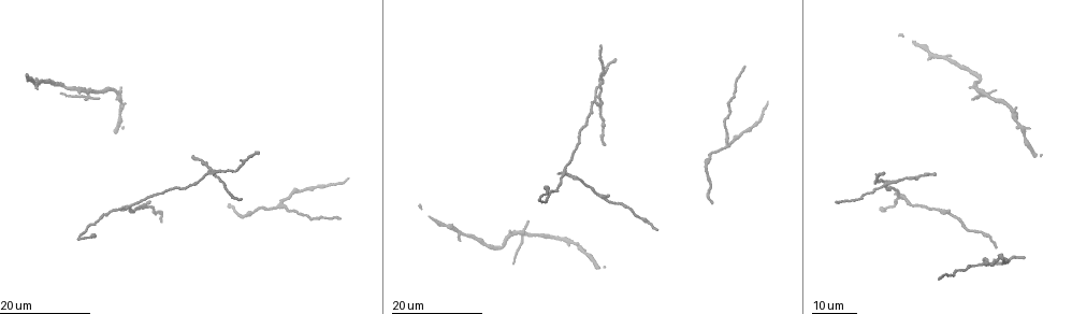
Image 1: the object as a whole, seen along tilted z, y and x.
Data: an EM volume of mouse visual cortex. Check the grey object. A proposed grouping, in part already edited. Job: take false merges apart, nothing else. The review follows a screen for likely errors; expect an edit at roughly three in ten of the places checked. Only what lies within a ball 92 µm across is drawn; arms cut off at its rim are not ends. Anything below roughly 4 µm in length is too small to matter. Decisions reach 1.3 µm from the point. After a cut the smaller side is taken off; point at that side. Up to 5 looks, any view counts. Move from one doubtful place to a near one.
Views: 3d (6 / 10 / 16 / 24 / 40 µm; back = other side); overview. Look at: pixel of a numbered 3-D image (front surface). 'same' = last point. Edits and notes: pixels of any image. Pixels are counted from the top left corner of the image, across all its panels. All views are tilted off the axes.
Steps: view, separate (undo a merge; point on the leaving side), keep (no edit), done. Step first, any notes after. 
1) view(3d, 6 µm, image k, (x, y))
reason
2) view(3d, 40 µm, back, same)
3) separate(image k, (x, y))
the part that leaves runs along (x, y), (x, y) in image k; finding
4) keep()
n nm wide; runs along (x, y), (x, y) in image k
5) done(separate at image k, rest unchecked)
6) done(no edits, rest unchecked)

view(3d, 24 µm, image 1, (127, 210))
four arms meet

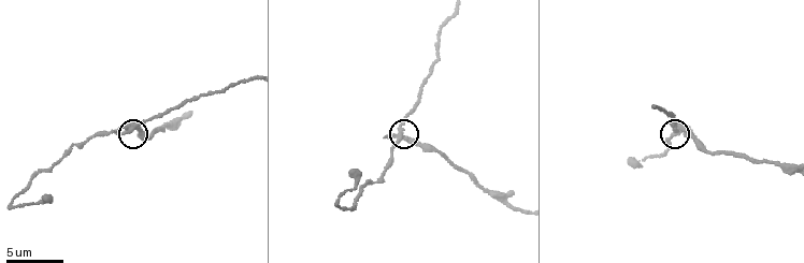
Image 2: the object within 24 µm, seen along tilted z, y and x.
view(3d, 10 µm, image 2, (399, 135))

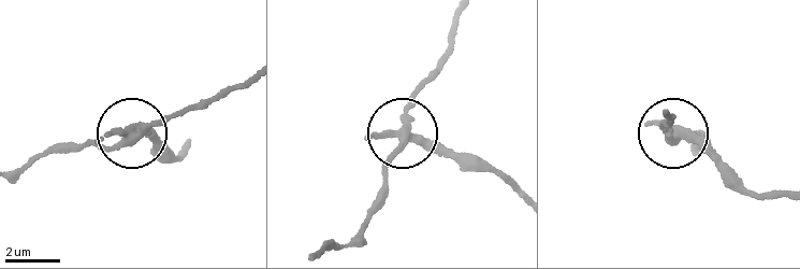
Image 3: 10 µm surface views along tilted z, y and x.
separate(image 3, (164, 125))
270 nm wide; the part that leaves runs along (129, 135), (245, 85) in image 3; a second neuron is stuck on

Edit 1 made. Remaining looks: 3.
view(3d, 24 µm, image 1, (87, 93))

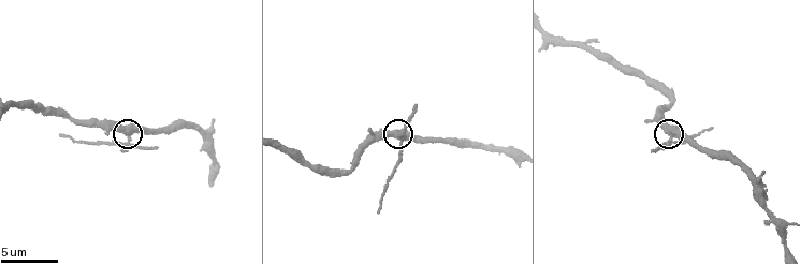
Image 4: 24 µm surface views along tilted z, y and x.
view(3d, 10 µm, image 4, (126, 132))

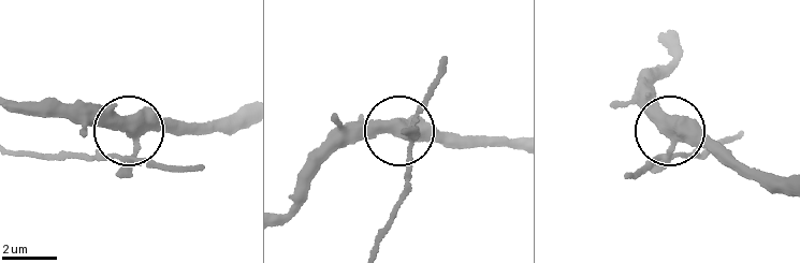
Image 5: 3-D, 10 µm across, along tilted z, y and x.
separate(image 5, (165, 169))
5 arms; the part that leaves runs along (126, 160), (11, 150) in image 5; two neurons meet here

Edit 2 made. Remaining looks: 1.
done(separate at image 3, separate at image 5, rest unchecked)

